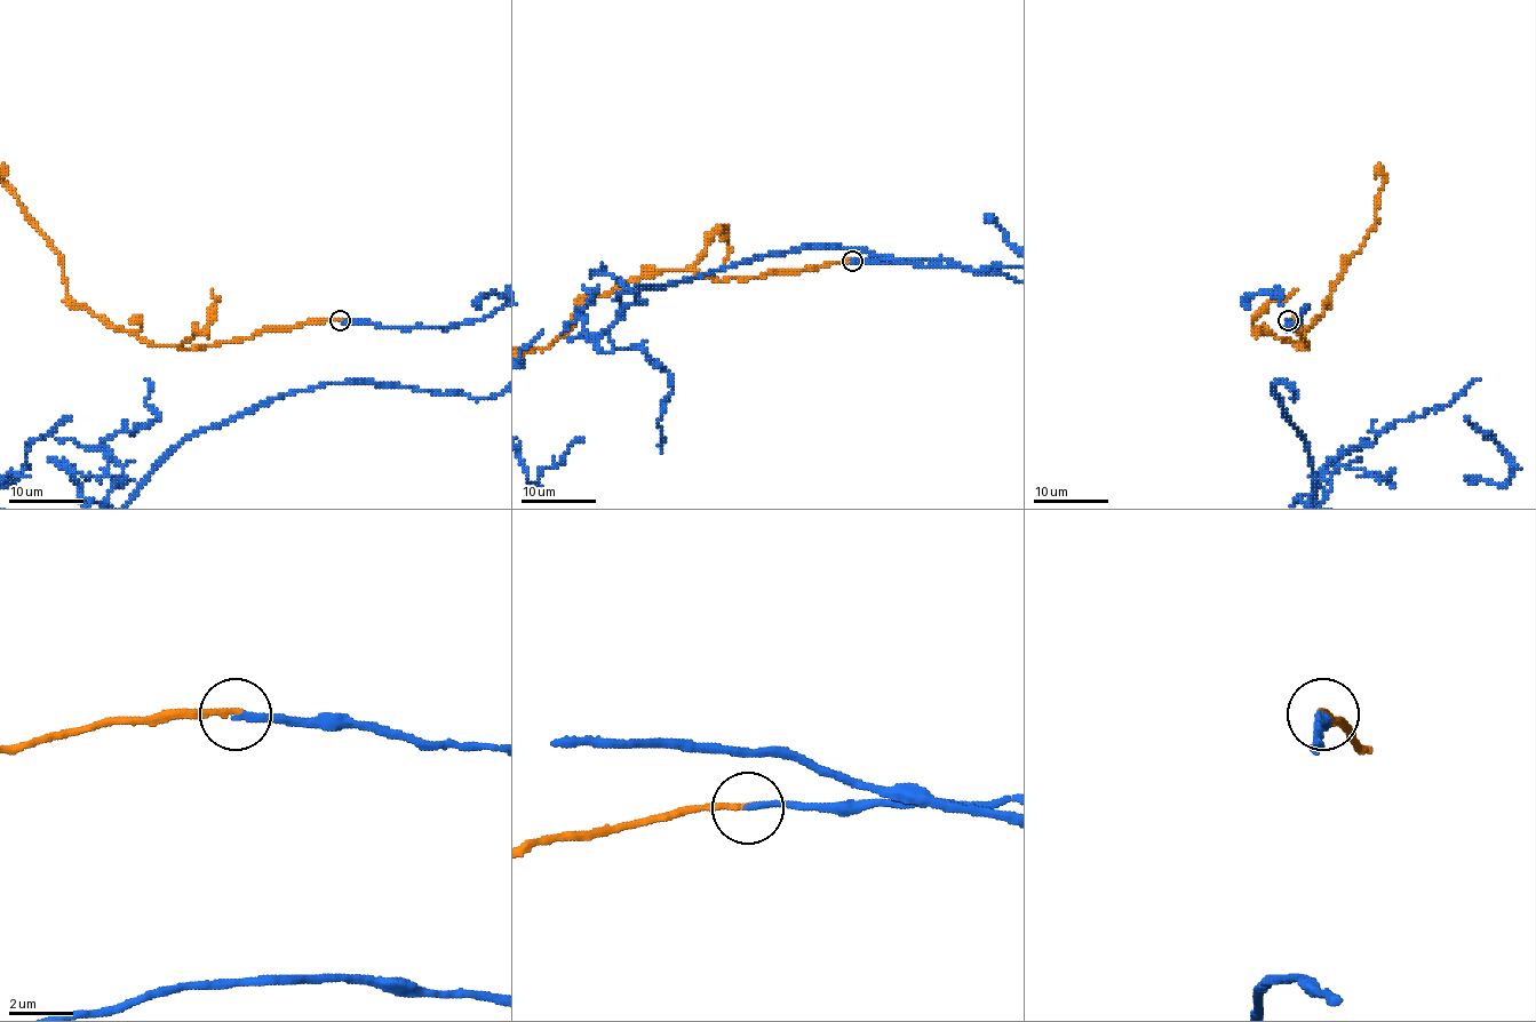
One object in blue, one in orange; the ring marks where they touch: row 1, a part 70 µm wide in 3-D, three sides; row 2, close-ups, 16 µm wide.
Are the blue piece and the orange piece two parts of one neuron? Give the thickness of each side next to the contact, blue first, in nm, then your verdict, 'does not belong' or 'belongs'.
200 nm thick on the blue side, 180 nm on the other; belongs

